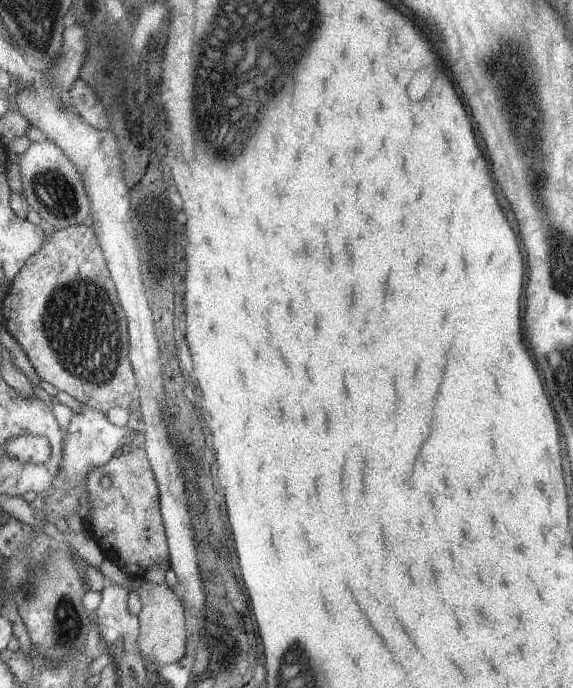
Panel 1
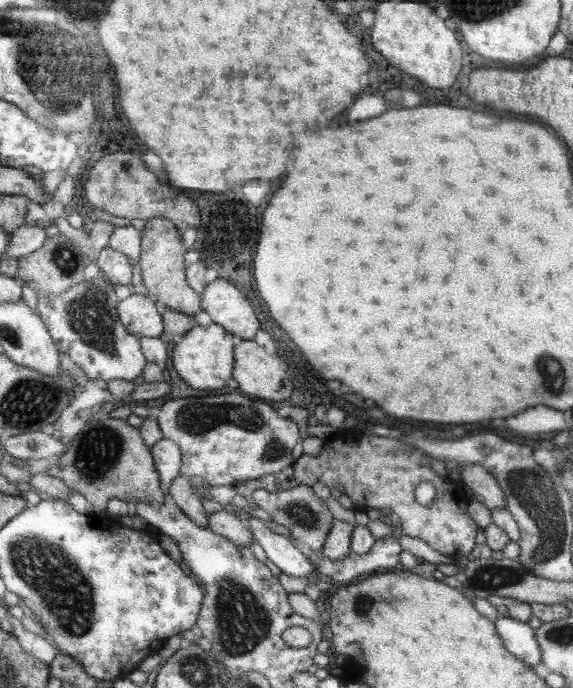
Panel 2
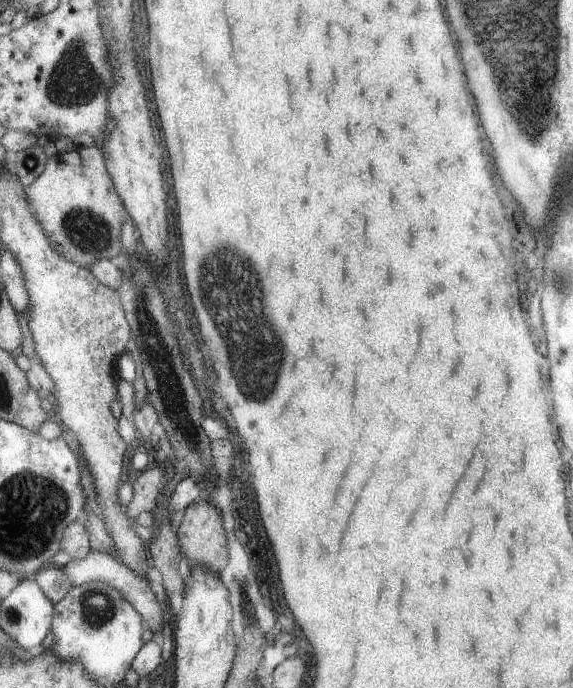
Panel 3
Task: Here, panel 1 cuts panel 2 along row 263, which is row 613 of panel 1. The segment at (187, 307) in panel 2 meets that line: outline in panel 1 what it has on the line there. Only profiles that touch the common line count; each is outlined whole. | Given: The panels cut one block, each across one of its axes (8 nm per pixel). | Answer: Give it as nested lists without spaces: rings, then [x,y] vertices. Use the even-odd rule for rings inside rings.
[[[166,583],[142,584],[138,588],[142,609],[139,613],[139,636],[137,648],[139,654],[148,662],[156,664],[178,663],[186,654],[188,622],[185,609],[177,594]]]

